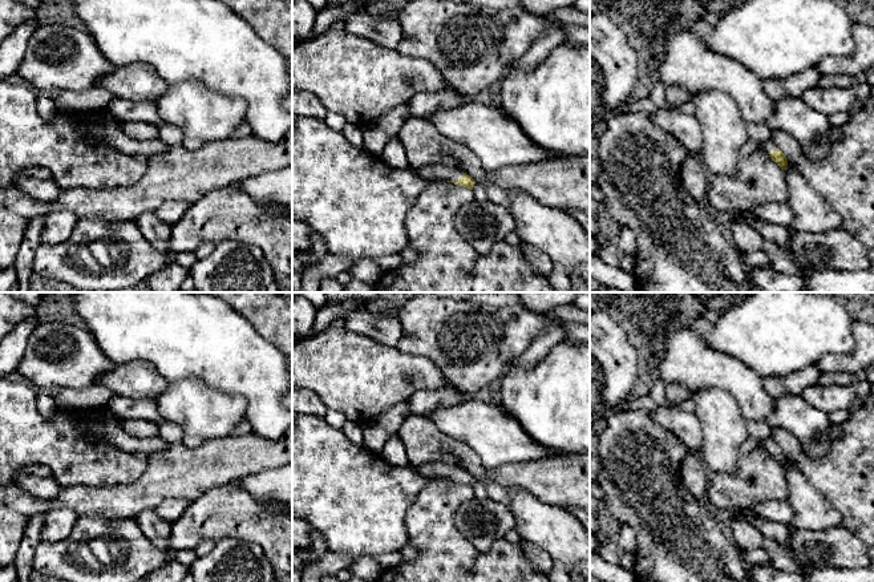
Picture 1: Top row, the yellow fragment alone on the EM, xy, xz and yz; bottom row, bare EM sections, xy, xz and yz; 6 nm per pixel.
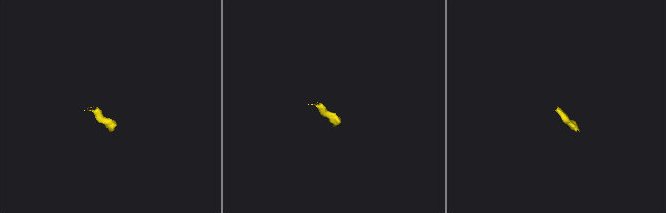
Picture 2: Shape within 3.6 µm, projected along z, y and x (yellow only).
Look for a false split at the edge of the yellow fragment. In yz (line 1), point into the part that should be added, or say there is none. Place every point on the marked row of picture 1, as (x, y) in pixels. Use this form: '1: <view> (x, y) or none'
1: yz (768, 146)

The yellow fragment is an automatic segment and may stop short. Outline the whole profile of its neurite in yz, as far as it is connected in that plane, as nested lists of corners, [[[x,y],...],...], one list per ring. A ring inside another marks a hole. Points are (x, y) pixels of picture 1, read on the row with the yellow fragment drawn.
[[[768,141],[762,144],[764,150],[769,154],[769,157],[781,167],[784,171],[788,166],[788,158],[784,153],[776,146],[773,141]]]

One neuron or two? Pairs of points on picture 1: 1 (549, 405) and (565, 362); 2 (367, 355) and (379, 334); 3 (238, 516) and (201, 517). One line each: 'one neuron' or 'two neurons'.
1: one neuron
2: two neurons
3: one neuron

